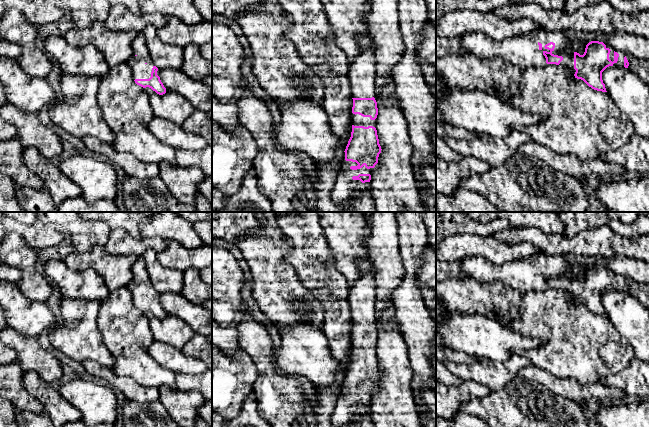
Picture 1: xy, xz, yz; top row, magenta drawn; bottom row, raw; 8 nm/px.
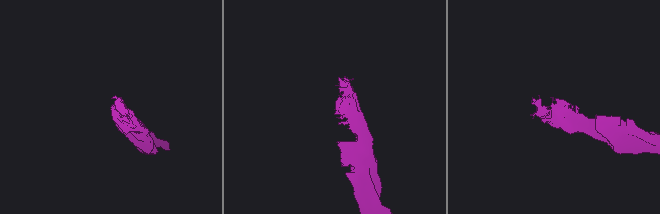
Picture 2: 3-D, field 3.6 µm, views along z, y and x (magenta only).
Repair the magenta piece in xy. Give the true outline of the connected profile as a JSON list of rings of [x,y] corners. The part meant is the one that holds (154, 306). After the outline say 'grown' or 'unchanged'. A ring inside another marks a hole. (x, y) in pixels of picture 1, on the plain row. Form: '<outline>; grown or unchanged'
[[[140,253],[131,266],[132,280],[127,285],[131,292],[135,307],[143,312],[149,311],[159,319],[166,317],[166,312],[160,304],[160,293],[151,283],[146,262]]]; grown

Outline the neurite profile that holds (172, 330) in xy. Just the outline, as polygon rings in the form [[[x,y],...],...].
[[[149,311],[144,312],[144,315],[149,321],[153,338],[177,349],[181,350],[195,334],[193,329],[178,317],[166,315],[159,319]]]

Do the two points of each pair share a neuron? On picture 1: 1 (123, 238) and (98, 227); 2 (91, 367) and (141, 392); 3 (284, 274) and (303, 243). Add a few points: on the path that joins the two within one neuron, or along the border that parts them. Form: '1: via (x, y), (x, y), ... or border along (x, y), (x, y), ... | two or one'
1: border along (111, 229), (108, 240), (103, 245) | two
2: via (103, 374), (129, 388) | one
3: border along (289, 248), (285, 261), (304, 284) | two

